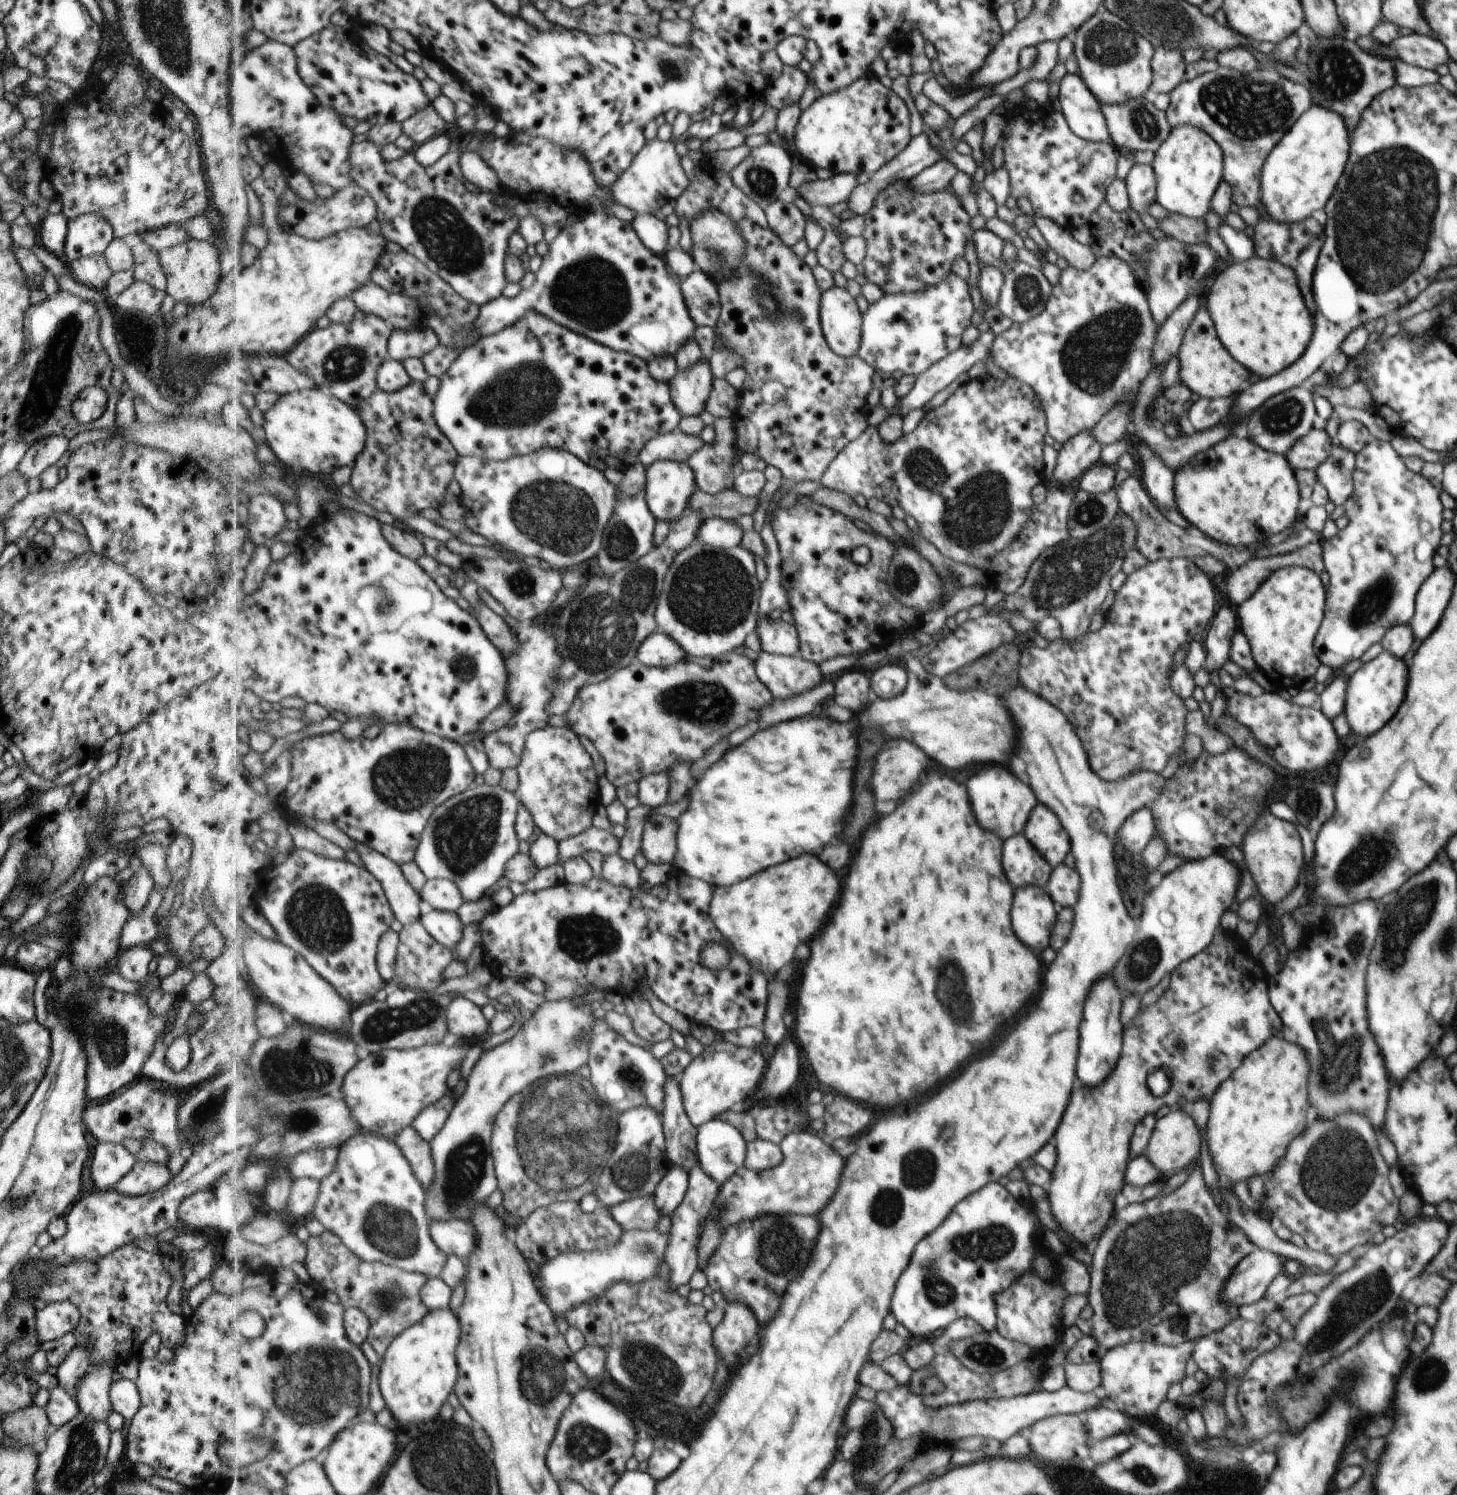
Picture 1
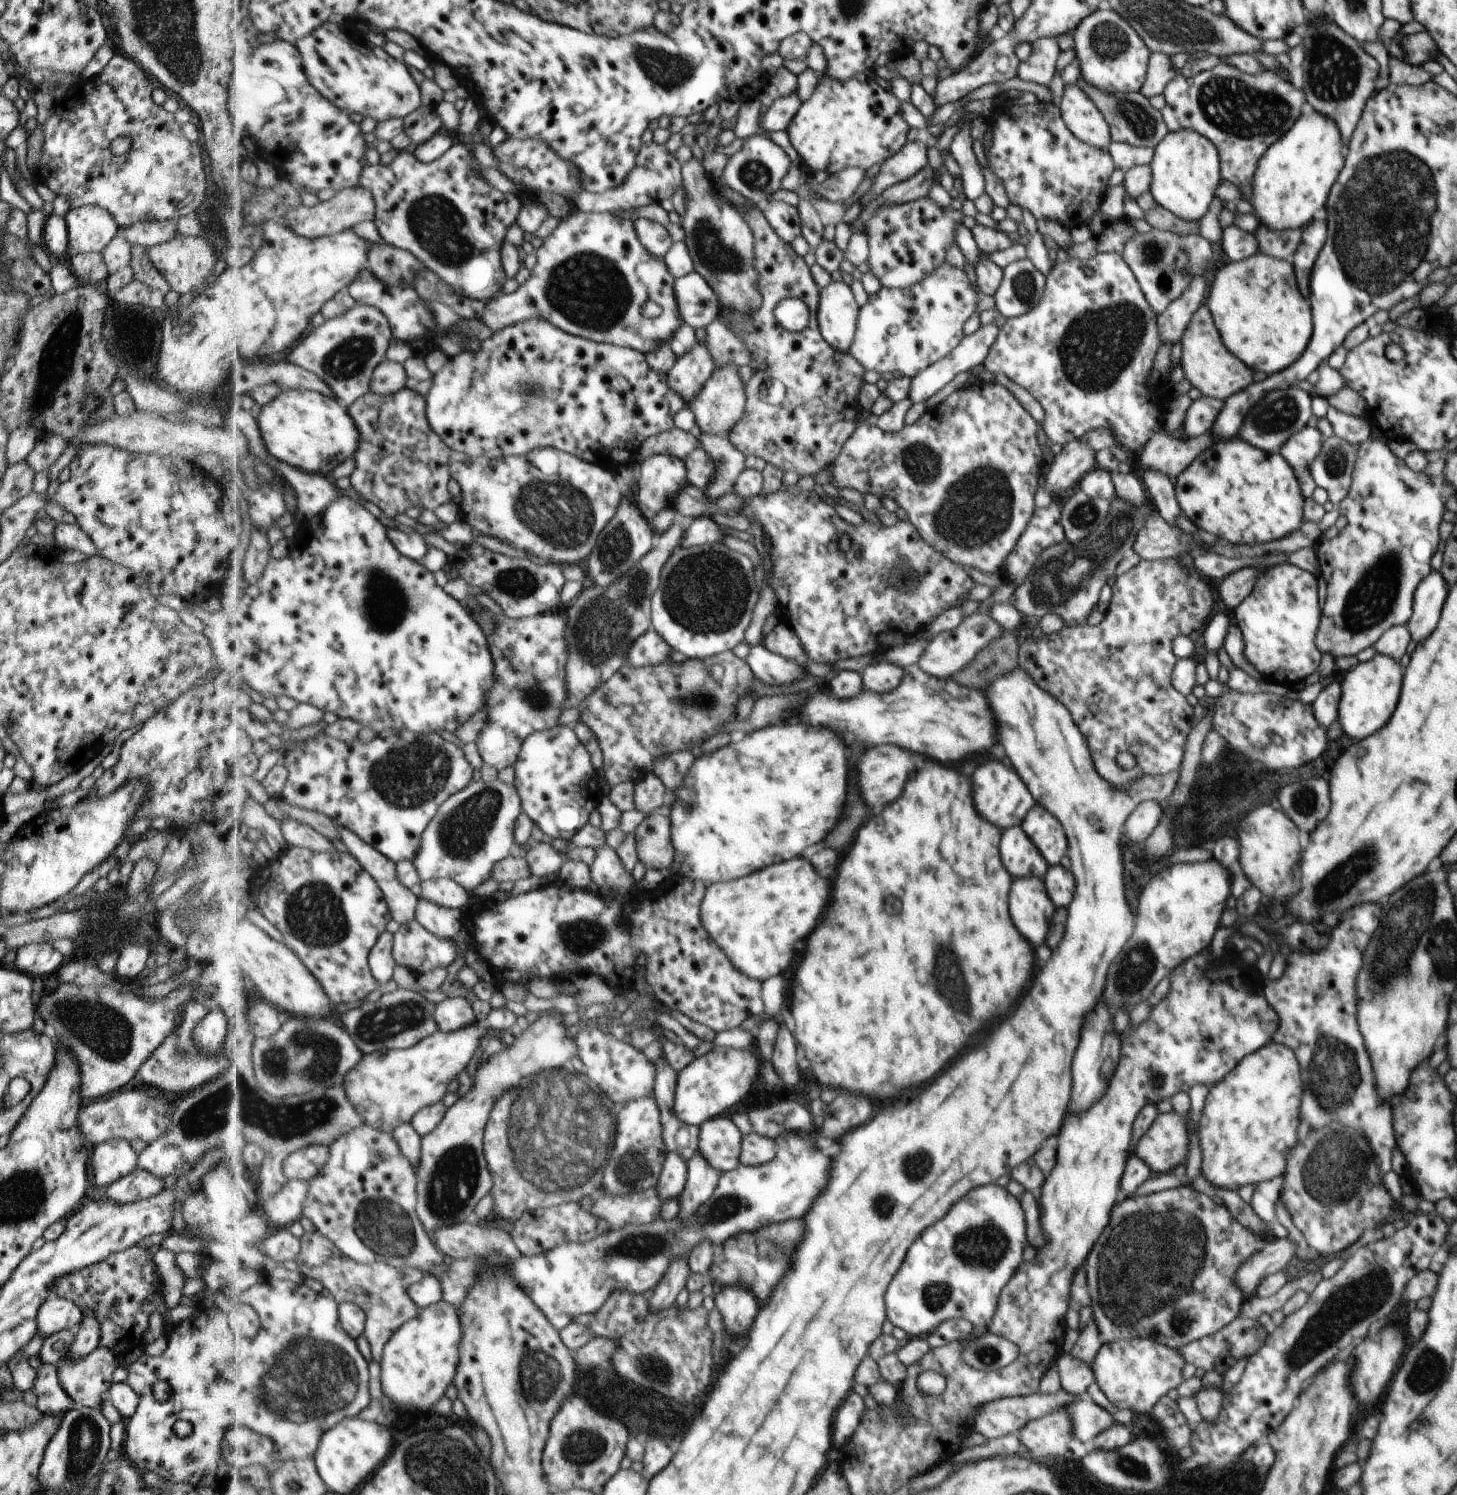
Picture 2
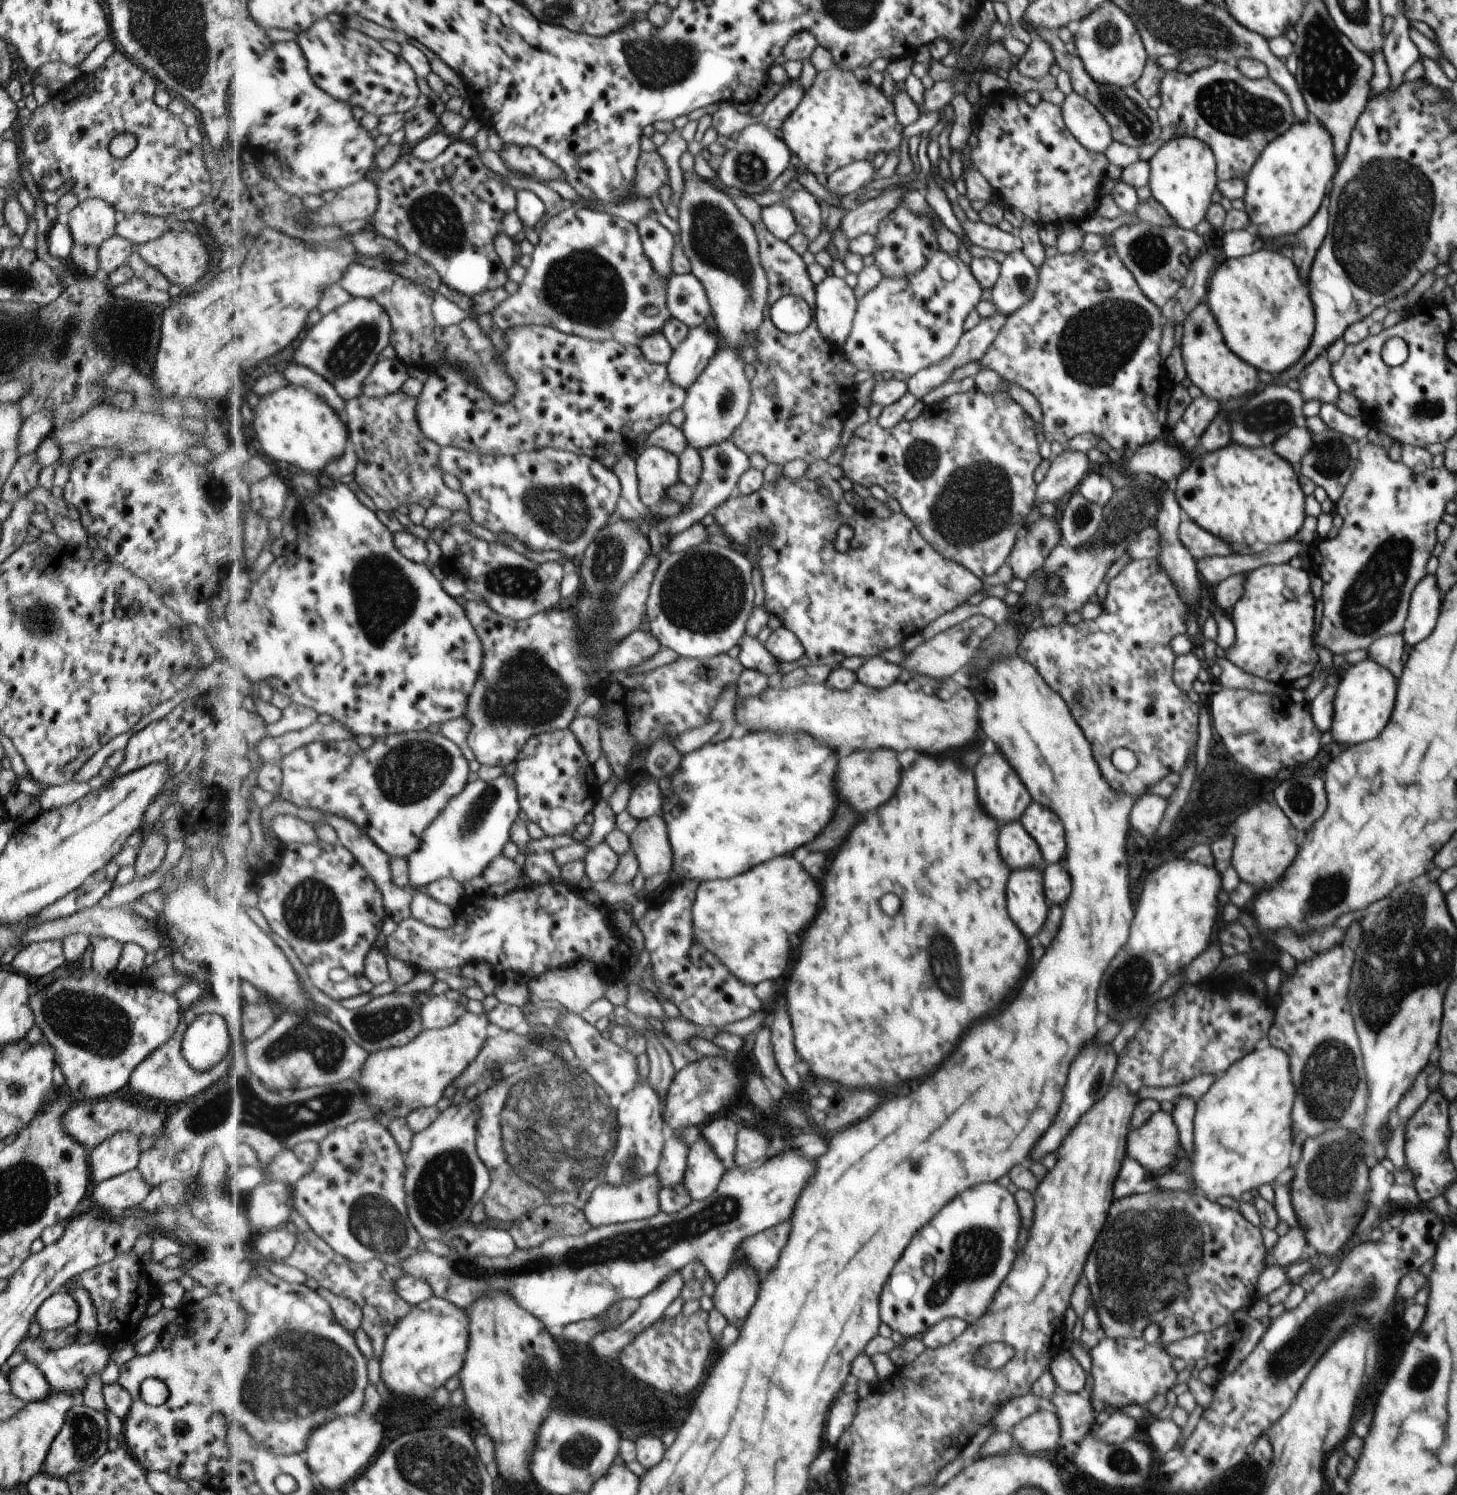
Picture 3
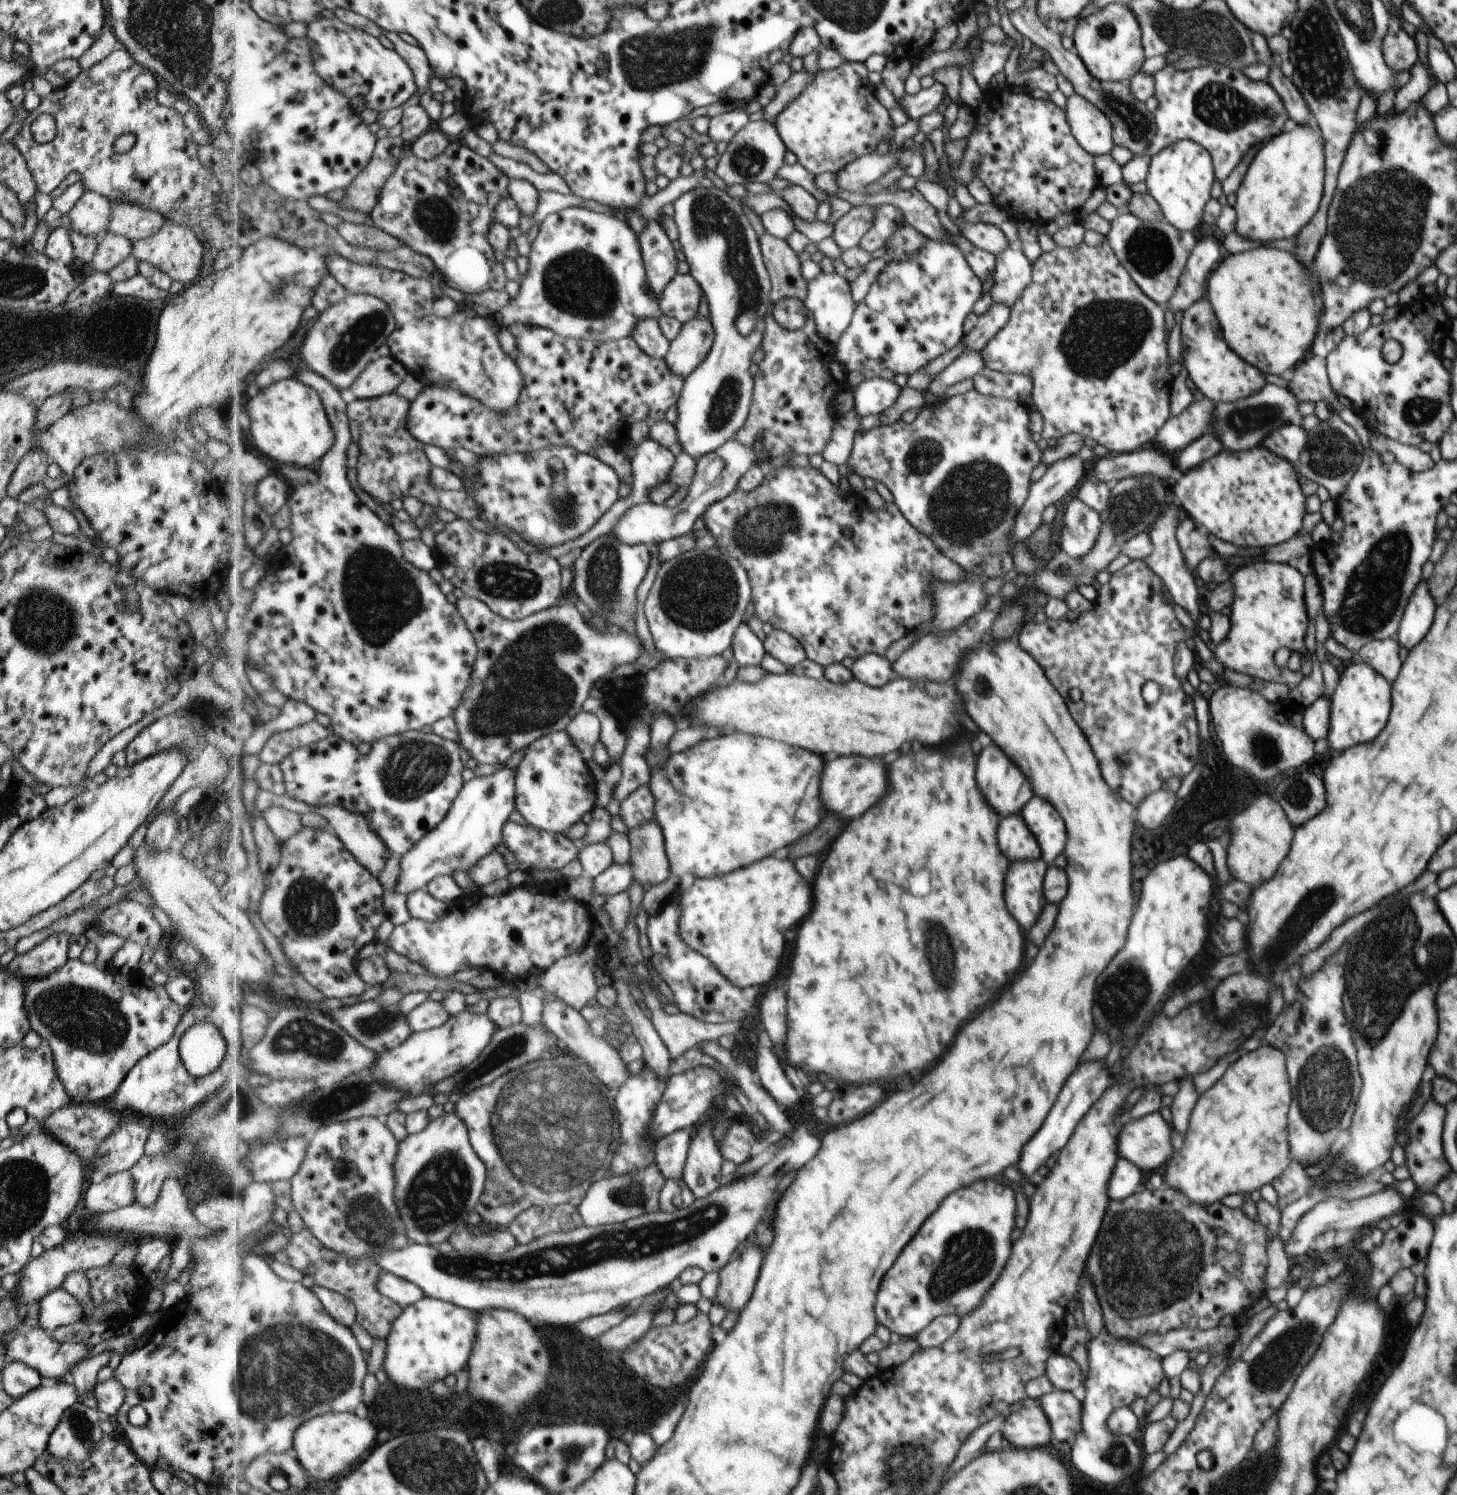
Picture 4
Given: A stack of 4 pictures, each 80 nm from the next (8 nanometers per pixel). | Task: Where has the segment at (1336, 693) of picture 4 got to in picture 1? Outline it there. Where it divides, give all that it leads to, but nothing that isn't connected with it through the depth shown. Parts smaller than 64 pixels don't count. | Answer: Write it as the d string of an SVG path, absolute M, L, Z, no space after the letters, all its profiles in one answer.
M1381 651L1375 658L1362 664L1353 674L1347 677L1345 700L1342 713L1348 722L1350 732L1365 738L1385 726L1405 696L1407 684L1407 666L1402 657L1389 651Z

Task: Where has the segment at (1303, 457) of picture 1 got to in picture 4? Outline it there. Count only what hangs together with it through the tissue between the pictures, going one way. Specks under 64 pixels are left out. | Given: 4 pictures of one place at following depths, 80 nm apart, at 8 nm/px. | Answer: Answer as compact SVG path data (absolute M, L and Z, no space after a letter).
M1286 424L1275 429L1261 442L1261 446L1287 462L1297 463L1299 453L1305 448L1306 434L1300 426Z

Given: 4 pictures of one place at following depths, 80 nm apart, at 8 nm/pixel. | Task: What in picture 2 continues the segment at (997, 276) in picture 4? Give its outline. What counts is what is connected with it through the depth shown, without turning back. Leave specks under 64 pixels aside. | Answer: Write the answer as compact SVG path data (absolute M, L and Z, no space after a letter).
M1029 259L1011 262L1002 269L1001 282L992 296L994 306L1006 319L1024 315L1039 302L1045 282L1045 275Z

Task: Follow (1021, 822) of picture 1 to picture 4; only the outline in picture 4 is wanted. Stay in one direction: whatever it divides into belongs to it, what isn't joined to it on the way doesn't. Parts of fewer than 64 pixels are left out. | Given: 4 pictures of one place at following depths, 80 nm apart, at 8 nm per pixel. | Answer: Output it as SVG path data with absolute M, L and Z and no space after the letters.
M995 746L981 750L979 758L979 790L987 794L987 802L999 810L999 816L1019 814L1021 807L1034 795L1025 776Z

